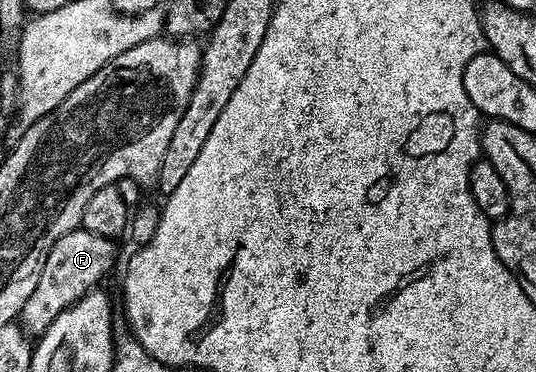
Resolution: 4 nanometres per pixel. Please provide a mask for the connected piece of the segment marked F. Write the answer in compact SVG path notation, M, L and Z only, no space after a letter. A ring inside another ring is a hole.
M83 227L63 234L63 238L59 238L55 246L51 246L47 262L43 262L39 282L35 290L31 290L31 298L27 298L21 311L19 320L26 333L45 332L51 322L55 322L55 318L63 314L63 310L79 302L79 298L83 298L88 292L94 291L100 285L97 283L112 270L113 263L117 260L115 245L113 240L103 238L99 234L91 234Z

